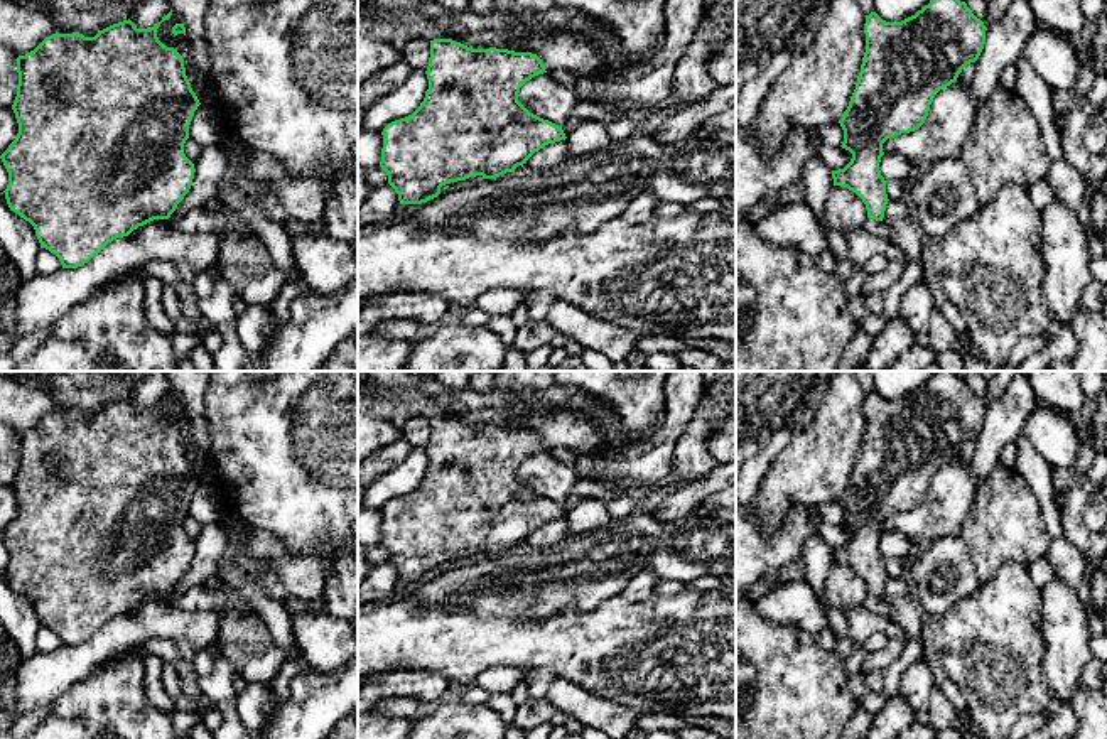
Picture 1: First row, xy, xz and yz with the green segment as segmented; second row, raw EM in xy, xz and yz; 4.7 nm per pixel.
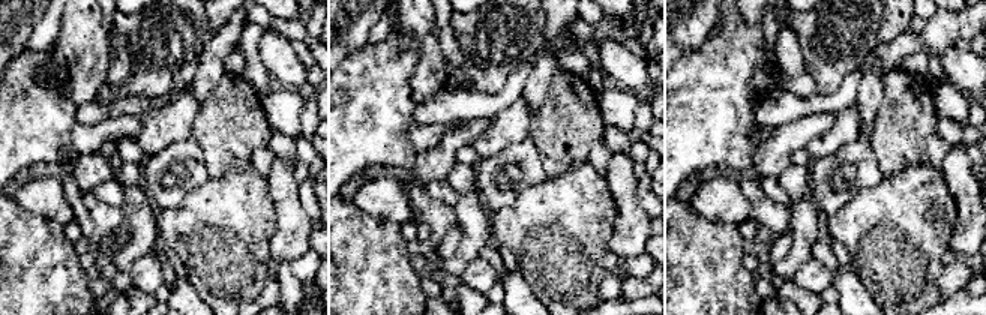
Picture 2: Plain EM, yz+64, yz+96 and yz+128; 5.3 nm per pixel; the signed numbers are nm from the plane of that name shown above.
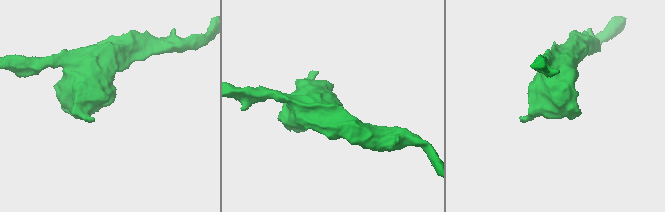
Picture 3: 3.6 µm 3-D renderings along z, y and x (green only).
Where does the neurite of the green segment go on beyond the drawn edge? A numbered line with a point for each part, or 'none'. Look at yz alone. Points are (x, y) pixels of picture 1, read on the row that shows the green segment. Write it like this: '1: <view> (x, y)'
none

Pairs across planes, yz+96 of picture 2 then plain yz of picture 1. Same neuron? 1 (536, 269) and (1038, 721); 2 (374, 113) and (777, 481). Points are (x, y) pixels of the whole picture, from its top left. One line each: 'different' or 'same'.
1: different
2: different

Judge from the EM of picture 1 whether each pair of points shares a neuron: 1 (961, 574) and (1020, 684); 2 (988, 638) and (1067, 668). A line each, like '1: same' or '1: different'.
1: different
2: different

